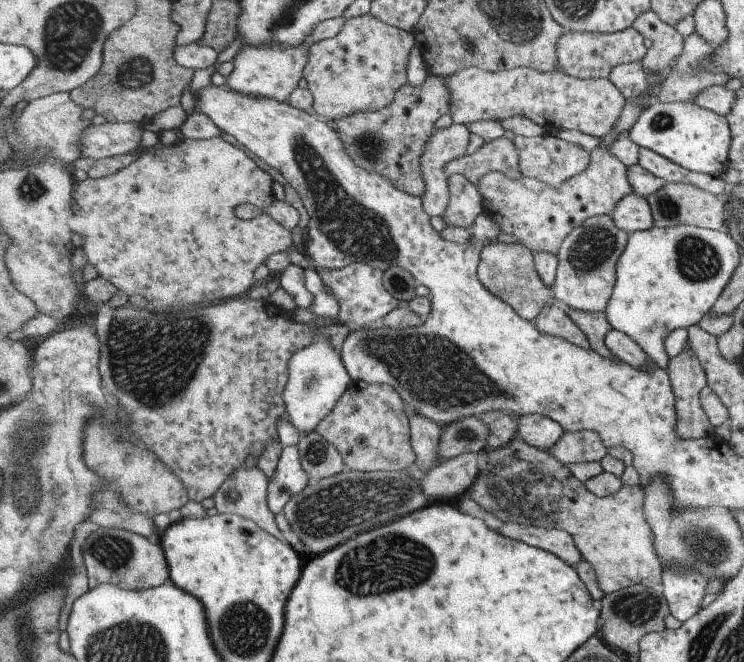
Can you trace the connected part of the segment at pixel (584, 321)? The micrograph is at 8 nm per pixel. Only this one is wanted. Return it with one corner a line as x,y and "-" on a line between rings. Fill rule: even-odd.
559,303
559,307
565,310
585,331
585,334
588,335
587,340
589,340
589,344
591,344
590,349
599,352
603,358
607,358
607,360
611,360
611,362
615,362
615,364
623,363
609,351
607,344
605,344
607,334
613,329
613,325
609,322
606,311
591,313
573,308
567,303

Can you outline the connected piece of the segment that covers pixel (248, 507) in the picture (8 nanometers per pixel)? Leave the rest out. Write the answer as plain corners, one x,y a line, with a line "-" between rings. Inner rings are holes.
255,466
252,468
239,468
234,472
224,485
216,492
215,506
219,513
235,513
240,514
246,519
254,520
263,530
271,533
273,536
279,537
283,542
283,532
276,521
276,514
271,510
268,503
270,480
264,471

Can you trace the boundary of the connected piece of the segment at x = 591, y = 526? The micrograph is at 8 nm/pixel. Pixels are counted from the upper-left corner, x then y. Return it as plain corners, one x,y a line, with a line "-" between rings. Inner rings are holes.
515,437
502,447
487,450
485,469
472,484
468,496
487,512
505,523
533,524
538,527
563,529
572,534
577,548
596,570
600,587
605,594
635,585
658,588
661,566
659,555
653,546
650,522
645,514
646,492
639,486
624,486
617,494
600,497
573,474
570,466
562,463
556,455
529,444
525,439

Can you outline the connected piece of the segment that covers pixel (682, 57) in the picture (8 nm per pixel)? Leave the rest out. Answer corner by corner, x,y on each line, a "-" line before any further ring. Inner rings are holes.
695,31
683,38
678,52
679,55
663,78
657,102
692,102
700,90
723,85
727,81
723,73
713,73
700,66
705,57
712,58
712,46

